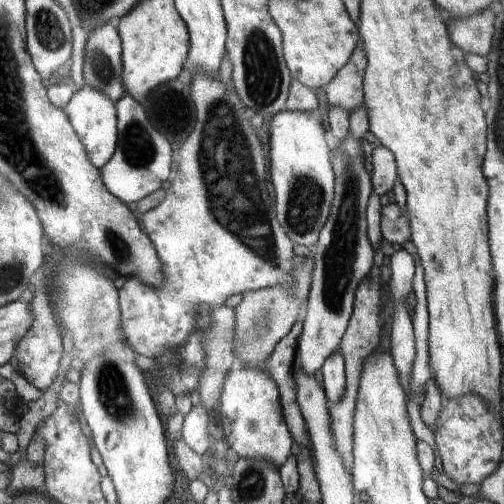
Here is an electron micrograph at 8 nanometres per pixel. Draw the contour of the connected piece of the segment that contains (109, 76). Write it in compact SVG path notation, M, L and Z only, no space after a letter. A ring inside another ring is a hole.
M116 23L96 26L84 49L83 81L116 102L126 94L122 84L122 42Z

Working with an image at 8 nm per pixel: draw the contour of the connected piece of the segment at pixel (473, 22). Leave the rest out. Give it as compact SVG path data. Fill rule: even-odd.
M484 10L480 14L474 14L476 18L449 18L452 22L452 40L456 46L470 48L472 54L488 56L492 50L492 34L494 34L494 18L496 13L492 10Z

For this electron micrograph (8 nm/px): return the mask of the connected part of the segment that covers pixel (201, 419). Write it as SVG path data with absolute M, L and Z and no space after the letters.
M202 403L200 406L192 407L184 417L182 438L185 444L199 456L204 456L210 448L208 422L210 422L210 416Z

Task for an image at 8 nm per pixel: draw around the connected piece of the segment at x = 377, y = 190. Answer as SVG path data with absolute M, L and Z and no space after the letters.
M380 144L372 151L371 159L374 193L377 196L388 194L392 190L398 176L395 156L388 148Z

